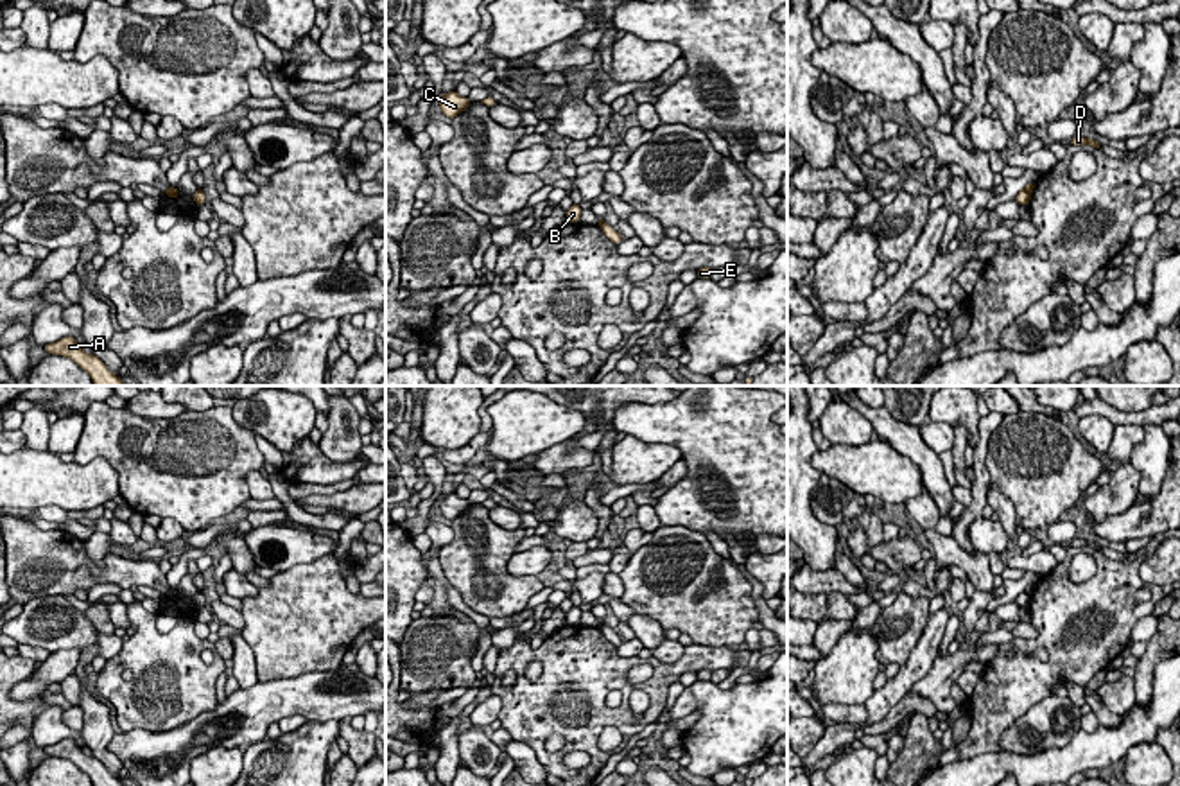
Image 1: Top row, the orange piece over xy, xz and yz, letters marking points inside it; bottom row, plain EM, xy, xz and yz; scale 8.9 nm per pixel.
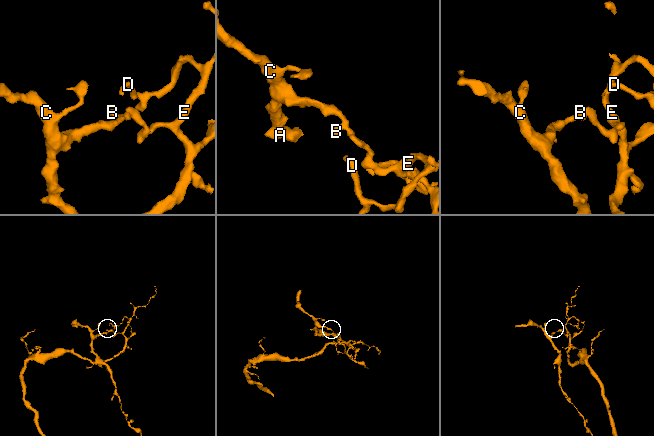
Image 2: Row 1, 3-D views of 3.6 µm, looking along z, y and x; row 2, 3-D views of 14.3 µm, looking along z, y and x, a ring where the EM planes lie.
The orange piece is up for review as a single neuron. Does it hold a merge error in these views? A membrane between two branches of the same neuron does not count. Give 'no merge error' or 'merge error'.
merge error

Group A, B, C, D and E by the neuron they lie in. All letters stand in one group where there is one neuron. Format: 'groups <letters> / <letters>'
groups A B C / D E

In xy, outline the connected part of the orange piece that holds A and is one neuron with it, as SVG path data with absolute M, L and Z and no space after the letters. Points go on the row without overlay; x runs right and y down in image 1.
M72 738L61 739L43 750L47 755L63 757L77 764L91 779L93 786L124 786L97 757L86 755Z

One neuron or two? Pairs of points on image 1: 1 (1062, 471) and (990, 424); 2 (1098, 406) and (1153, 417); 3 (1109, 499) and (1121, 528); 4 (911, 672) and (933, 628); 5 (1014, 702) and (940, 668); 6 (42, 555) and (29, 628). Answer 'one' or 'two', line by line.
1: two
2: one
3: two
4: one
5: two
6: two

